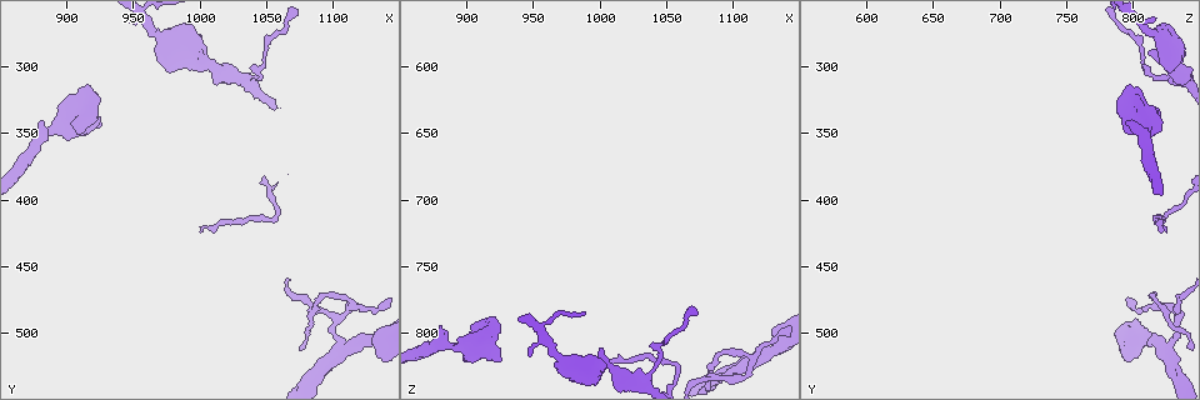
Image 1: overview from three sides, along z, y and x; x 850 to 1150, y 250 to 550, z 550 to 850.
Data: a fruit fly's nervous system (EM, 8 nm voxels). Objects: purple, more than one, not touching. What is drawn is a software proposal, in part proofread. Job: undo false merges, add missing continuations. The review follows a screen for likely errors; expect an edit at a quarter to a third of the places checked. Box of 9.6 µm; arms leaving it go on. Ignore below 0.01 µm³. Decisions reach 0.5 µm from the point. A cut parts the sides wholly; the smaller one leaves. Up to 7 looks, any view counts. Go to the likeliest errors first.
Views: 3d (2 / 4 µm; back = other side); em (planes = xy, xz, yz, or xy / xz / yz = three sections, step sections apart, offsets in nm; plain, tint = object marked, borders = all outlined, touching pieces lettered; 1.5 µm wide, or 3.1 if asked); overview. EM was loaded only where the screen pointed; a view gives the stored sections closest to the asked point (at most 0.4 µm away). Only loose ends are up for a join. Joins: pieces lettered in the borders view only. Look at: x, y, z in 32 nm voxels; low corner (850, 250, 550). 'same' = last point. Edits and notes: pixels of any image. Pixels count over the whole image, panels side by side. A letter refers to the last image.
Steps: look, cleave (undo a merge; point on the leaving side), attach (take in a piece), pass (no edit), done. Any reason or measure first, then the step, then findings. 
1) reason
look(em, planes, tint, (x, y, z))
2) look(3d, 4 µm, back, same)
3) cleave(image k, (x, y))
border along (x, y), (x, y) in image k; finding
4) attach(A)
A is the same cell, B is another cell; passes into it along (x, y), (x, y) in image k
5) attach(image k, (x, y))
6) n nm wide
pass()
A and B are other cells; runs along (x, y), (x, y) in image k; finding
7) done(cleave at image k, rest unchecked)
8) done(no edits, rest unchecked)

free end
look(3d, 4 µm, (878, 342, 798))

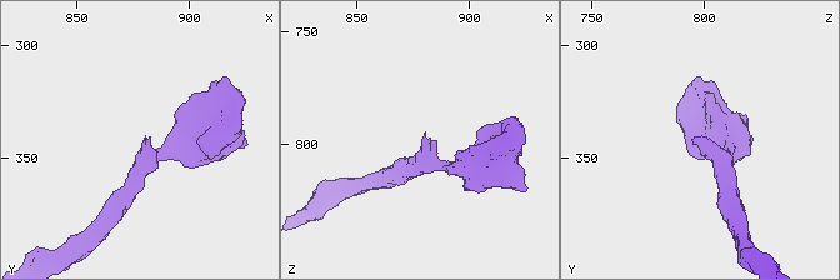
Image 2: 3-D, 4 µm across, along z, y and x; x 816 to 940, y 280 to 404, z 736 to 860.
need the tissue
look(em, planes, borders, (881, 340, 795))

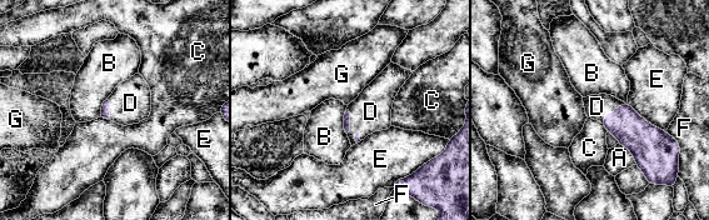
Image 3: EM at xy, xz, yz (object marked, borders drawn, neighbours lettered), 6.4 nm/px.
attach(D)
D is the same cell, A, B, C, E, F and G are other cells; it goes on there

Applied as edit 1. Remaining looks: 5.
sharp bend
look(em, planes, borders, (1106, 512, 826))

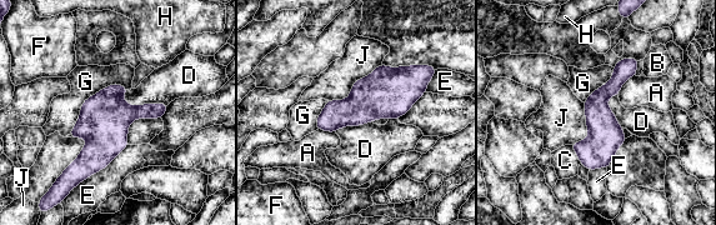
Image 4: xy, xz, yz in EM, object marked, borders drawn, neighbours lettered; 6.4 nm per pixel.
G touches over 500 nm
pass()
A, B, C, D, E, F, G, H and J are other cells; continuous, no second neuron

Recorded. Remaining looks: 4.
look(overview)

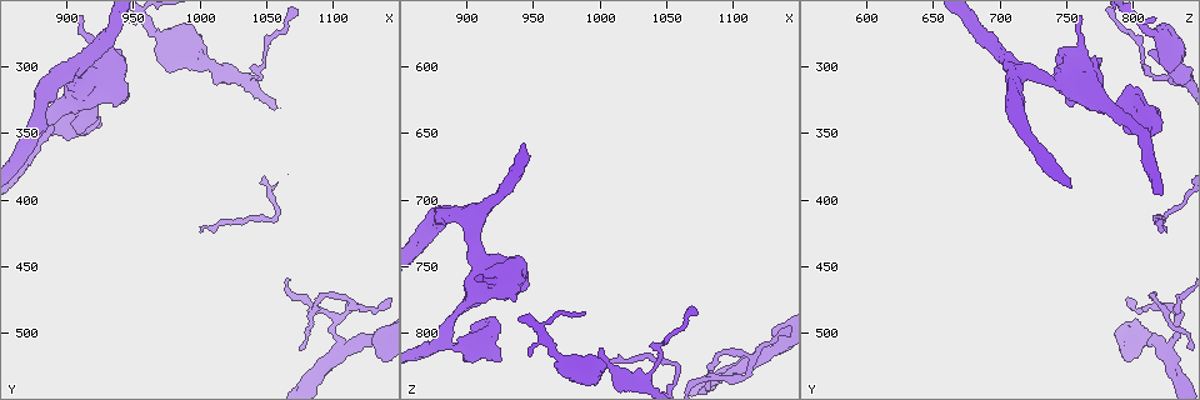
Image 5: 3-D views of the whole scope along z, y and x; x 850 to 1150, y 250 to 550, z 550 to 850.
stops while still wide
look(3d, 4 µm, (968, 296, 826))

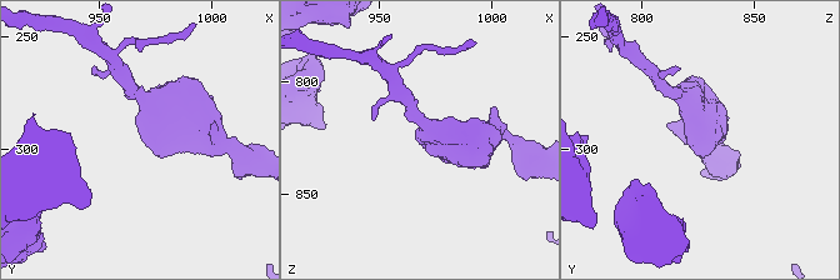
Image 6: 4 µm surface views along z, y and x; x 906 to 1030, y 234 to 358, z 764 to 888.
shape alone is not enough
look(em, planes, plain, (969, 296, 823))

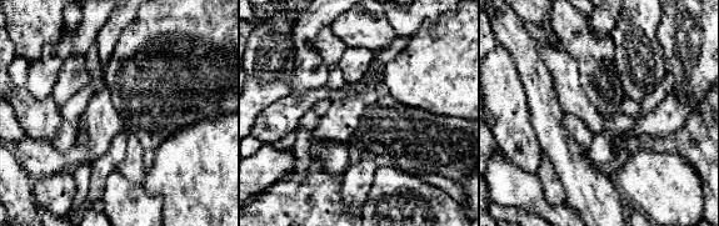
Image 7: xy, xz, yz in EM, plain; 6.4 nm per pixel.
what lies round it
look(em, planes, borders, same)

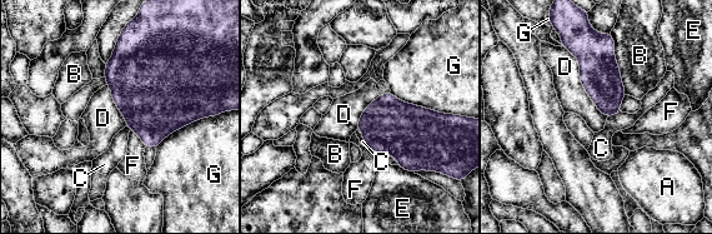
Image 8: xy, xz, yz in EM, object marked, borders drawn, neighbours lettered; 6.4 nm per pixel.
pass()
A, B, C, D, E, F and G are other cells; border along (561, 45), (607, 116) in image 8; no lettered piece goes on from it

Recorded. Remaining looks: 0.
done(attach at image 3, rest unchecked)

